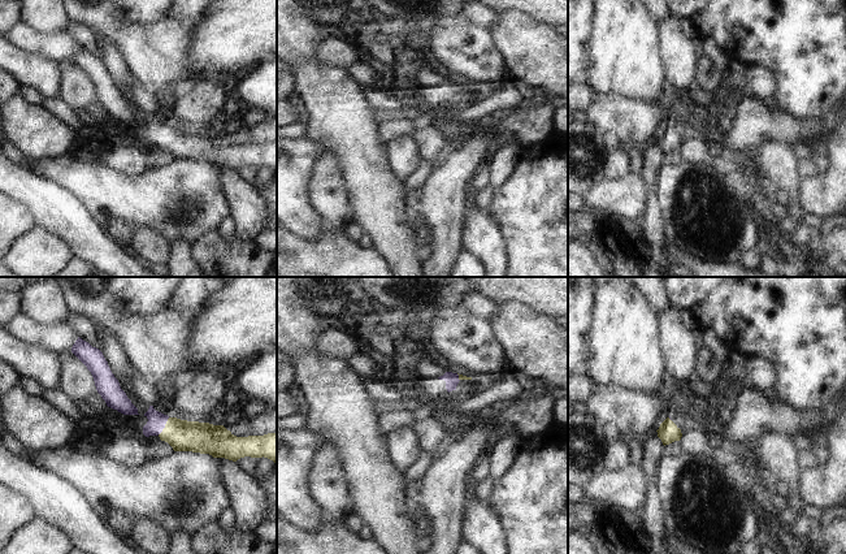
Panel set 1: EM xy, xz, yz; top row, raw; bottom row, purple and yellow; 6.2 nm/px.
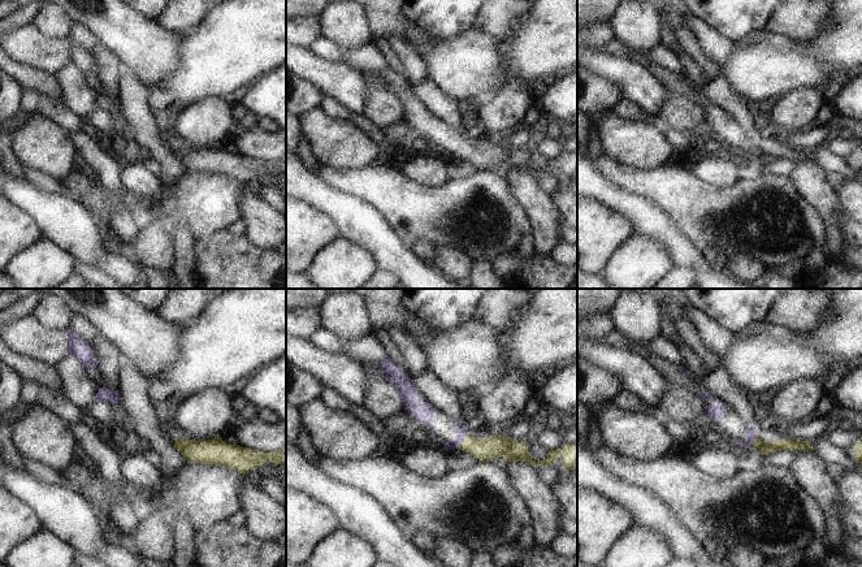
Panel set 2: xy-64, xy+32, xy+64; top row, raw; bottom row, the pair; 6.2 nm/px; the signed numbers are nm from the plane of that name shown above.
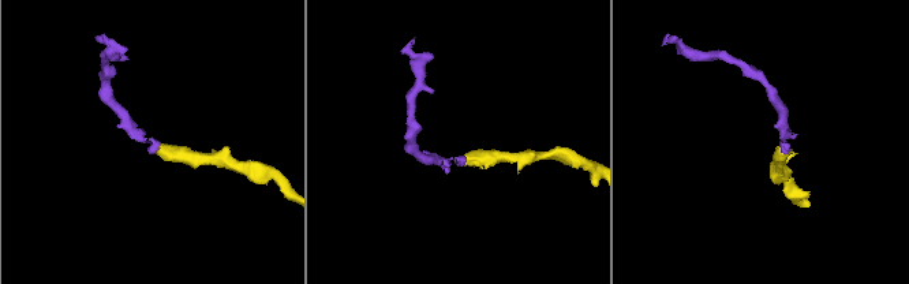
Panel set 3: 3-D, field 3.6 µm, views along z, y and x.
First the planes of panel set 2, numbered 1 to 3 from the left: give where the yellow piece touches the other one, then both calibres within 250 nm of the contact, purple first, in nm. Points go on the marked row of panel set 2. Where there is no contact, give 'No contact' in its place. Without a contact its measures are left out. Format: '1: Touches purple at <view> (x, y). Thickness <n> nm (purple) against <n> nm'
1: No contact
2: Touches purple at xy+32 (463, 441). Thickness 80 nm (purple) against 140 nm
3: Touches purple at xy+64 (753, 442). Thickness 60 nm (purple) against 90 nm

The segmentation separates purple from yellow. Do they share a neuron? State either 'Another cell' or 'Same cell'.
Same cell

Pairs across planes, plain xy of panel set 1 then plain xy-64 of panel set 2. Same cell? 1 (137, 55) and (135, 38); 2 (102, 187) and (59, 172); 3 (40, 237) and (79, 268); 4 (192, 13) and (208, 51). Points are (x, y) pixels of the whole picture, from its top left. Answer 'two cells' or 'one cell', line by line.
1: one cell
2: two cells
3: two cells
4: two cells

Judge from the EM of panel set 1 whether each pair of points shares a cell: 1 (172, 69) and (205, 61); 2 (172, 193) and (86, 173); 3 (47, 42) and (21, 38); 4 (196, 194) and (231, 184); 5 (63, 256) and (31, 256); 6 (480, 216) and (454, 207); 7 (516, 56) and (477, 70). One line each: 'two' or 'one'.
1: two
2: one
3: one
4: two
5: one
6: two
7: two

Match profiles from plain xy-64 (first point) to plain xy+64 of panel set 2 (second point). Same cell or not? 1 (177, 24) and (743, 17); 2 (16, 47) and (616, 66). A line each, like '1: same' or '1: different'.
1: different
2: different

